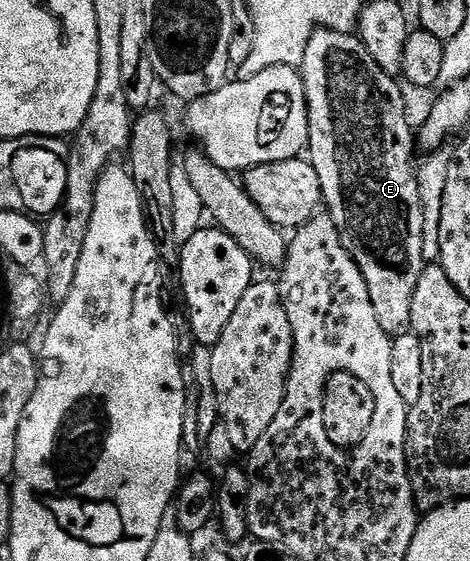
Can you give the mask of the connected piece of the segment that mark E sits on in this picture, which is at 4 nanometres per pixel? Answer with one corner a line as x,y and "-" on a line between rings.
318,29
316,34
306,45
306,55
302,66
302,76
304,78
304,90
306,91
306,103
308,104
308,148
307,156
312,162
314,171
318,171
320,180
320,191
323,204
326,206
327,216
338,227
338,235
342,239
342,247
351,255
354,263
362,271
362,279
366,279
366,291
370,291
370,303
374,303
374,315
378,319
378,327
389,335
399,335
412,324
410,319
410,307
412,306
412,296
414,287
418,287
418,279
426,267
424,256
422,255
422,243
424,242
424,216
422,215
422,205
420,203
420,185
416,182
417,166
412,165
412,145
414,149
414,125
408,122
408,117
404,114
404,93
396,86
397,82
370,59
370,51
360,41
359,36
352,33
339,33
333,29

